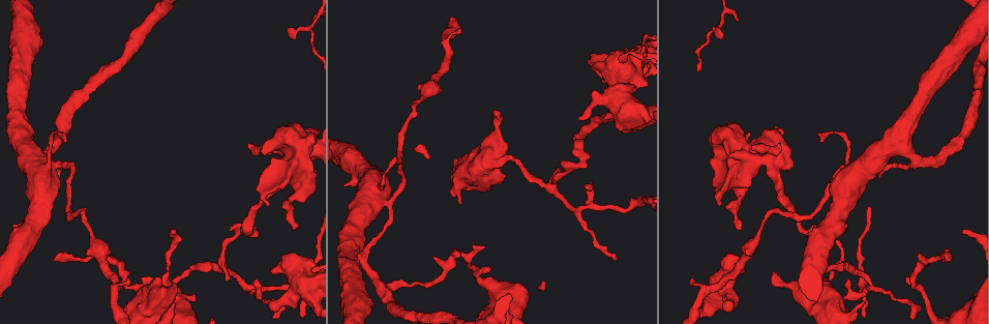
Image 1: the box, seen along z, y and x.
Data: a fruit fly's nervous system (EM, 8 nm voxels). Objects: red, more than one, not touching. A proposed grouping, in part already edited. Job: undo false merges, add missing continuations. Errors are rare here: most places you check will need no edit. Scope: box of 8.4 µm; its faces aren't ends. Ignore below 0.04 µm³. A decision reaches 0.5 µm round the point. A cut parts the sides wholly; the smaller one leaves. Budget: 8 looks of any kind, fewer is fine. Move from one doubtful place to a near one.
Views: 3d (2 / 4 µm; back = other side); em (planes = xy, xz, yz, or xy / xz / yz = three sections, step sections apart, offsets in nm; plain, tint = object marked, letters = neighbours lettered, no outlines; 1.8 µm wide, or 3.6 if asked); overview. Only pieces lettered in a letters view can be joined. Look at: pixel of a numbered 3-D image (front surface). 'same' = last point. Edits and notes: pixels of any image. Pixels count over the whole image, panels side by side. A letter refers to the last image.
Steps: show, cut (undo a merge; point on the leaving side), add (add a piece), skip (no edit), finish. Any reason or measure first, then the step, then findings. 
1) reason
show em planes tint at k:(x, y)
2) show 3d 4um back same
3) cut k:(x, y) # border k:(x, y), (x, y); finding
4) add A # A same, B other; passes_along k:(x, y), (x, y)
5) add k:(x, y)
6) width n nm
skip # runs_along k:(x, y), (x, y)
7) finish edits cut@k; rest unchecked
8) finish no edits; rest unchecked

an open end
show em xy step 16 letters at 1:(269, 204)

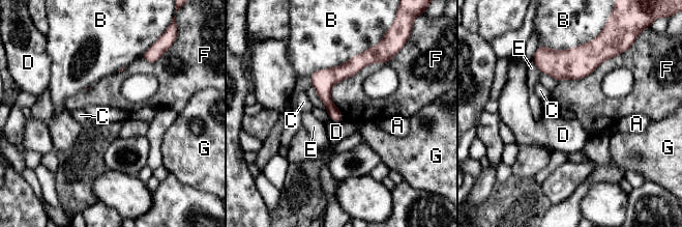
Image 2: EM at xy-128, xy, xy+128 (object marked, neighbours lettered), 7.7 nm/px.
longest_contact B 500 nm
skip # A other, B other, C other, D other, E other, F other, G other; runs_along 2:(363, 57), (326, 86), (335, 118); no lettered piece goes on from it

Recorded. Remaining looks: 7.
stops while still wide
show 3d 4um at 1:(271, 271)

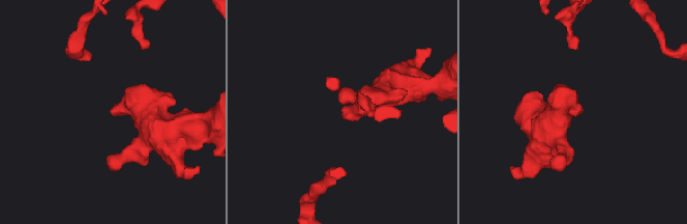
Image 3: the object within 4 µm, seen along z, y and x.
shape alone is not enough
show em planes tint at 3:(572, 114)

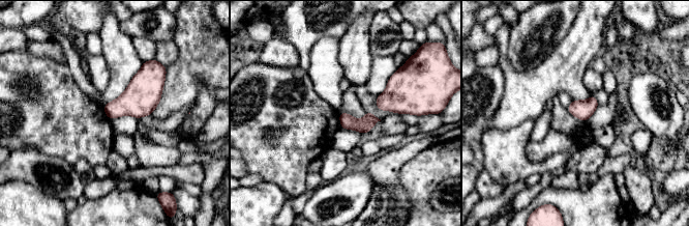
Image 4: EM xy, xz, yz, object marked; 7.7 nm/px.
what lies round it
show em planes letters same

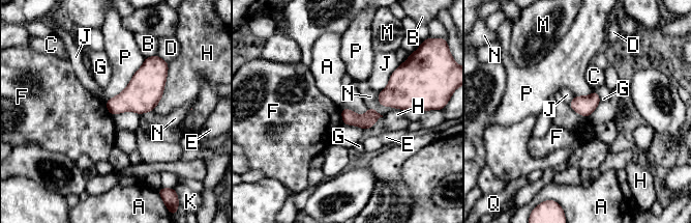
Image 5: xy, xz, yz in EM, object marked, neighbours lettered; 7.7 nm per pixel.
skip # A other, B other, C other, D other, E other, F other, G other, H other, J other, K other, M other, N other, P other, Q other; border 5:(339, 108), (342, 123); none of them fits

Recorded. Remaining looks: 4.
three arms meet
show 3d 4um at 1:(548, 185)

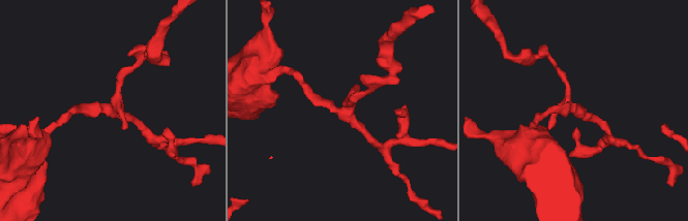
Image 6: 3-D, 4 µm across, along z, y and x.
need the tissue
show em planes letters at 6:(112, 106)

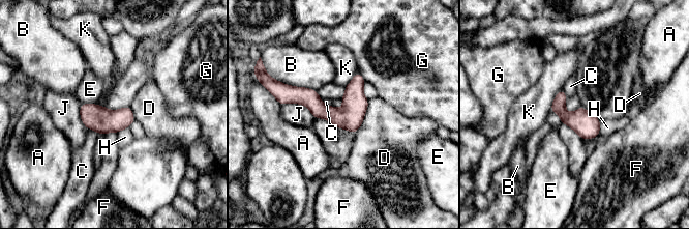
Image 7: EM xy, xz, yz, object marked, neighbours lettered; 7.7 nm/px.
skip # A other, B other, C other, D other, E other, F other, G other, H other, J other, K other; continuous, no second cell

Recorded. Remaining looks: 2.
touches itself
show em 3.6um planes letters at 1:(47, 166)

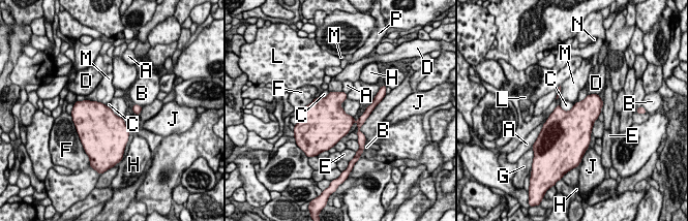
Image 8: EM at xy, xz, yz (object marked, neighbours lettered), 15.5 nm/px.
skip # A other, B other, C other, D other, E other, F other, G other, H other, J other, L other, M other, N other, P other; border 8:(559, 104), (565, 111), (574, 104); continuous, no second cell

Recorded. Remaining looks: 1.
finish no edits; rest unchecked

